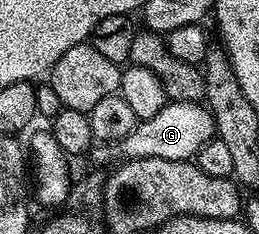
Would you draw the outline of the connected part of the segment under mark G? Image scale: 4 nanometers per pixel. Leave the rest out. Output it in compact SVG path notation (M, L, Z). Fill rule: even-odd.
M169 101L163 111L151 115L151 119L138 121L137 125L122 141L116 142L115 149L121 159L150 157L172 161L193 161L208 141L214 140L213 115L204 104L195 101Z

